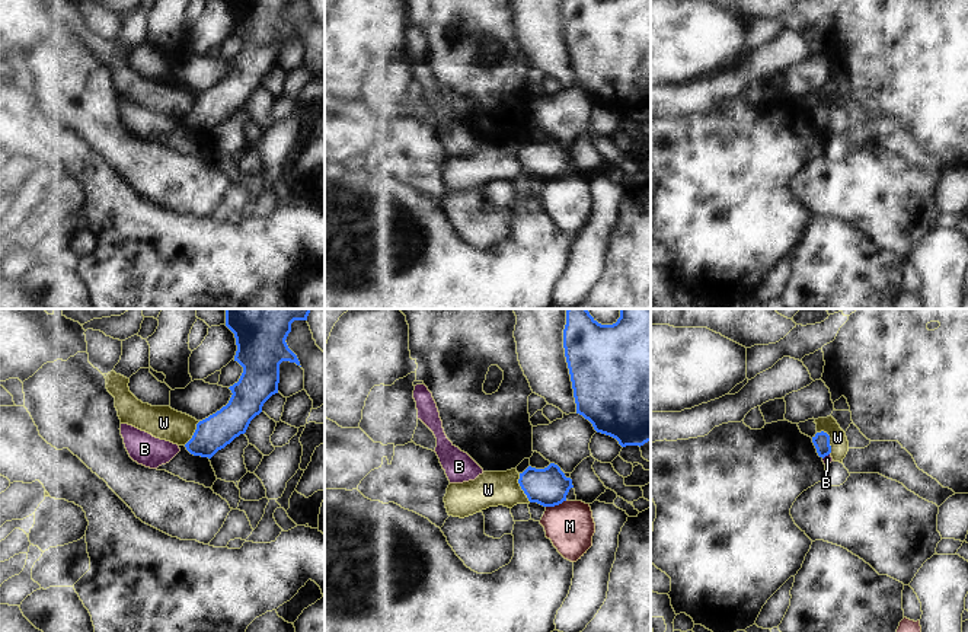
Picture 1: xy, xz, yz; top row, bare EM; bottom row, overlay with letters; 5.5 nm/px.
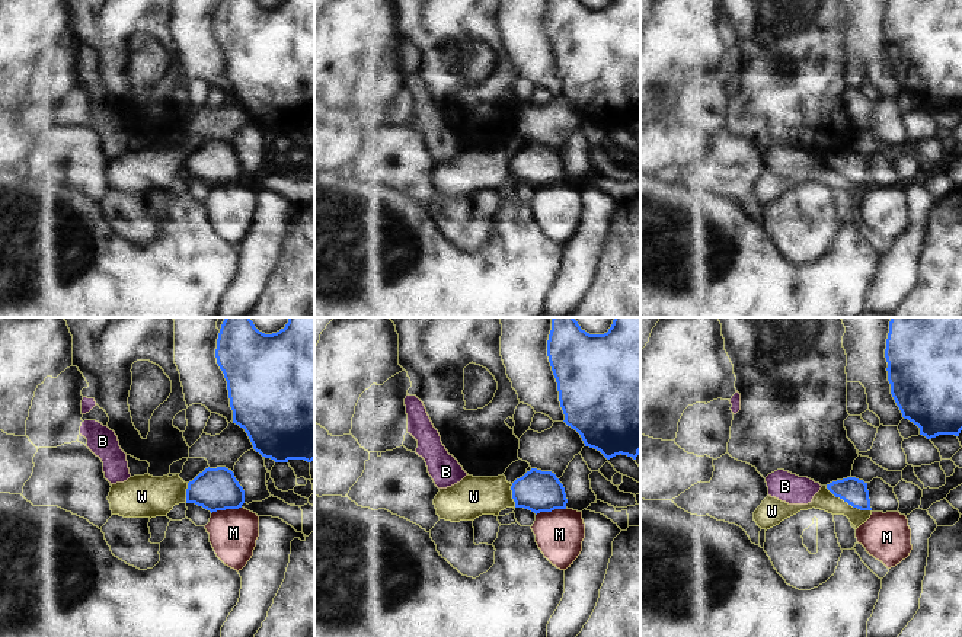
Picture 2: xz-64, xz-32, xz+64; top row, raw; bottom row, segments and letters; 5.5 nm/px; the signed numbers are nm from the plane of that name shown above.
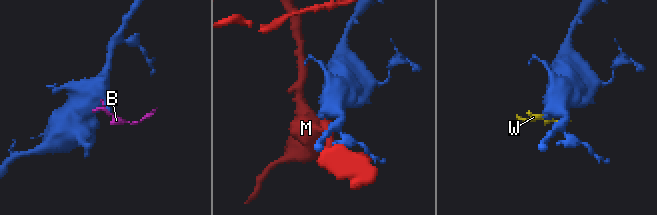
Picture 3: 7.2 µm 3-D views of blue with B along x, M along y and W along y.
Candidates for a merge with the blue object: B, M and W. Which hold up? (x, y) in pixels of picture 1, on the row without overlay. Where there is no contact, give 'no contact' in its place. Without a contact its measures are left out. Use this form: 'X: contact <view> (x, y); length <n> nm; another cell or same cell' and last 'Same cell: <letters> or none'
B: contact yz (826, 128); length 50 nm; another cell
M: contact xz (556, 178); length 130 nm; another cell
W: contact yz (828, 112); length 150 nm; another cell
Same cell: none

